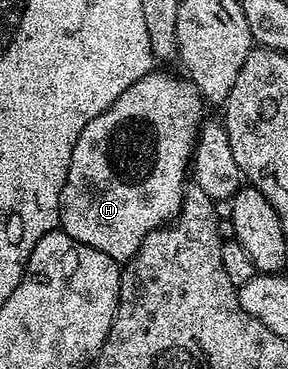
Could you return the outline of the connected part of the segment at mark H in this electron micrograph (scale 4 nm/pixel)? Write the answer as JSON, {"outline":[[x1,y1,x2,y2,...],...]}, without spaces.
{"outline":[[158,71,146,73,144,77,137,79,137,83,133,83,128,89,121,91,121,95,117,95,114,103,101,115,97,115,97,119,93,119,87,124,85,131,81,131,81,135,73,147,71,165,67,168,67,178,59,196,59,224,62,232,77,239,77,243,85,243,97,251,105,251,105,255,109,255,109,259,114,261,120,263,130,261,131,256,137,251,137,247,141,247,145,235,149,235,149,231,159,229,162,225,172,221,179,213,179,208,183,206,183,191,189,181,189,166,195,148,195,138,199,136,199,130,205,121,205,116,203,117,205,101,196,85,192,85,190,80,180,77,174,77,171,73,158,73]]}

